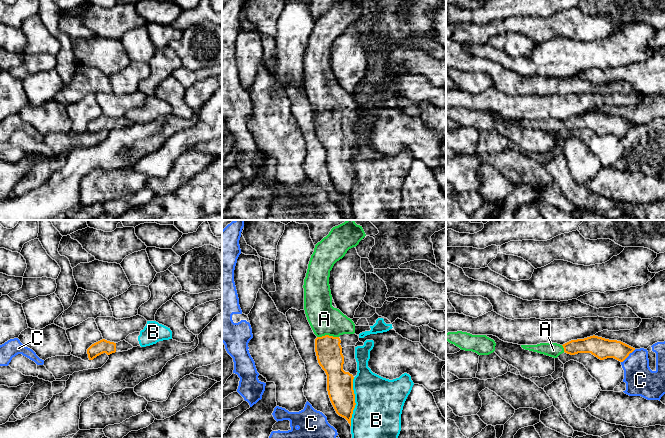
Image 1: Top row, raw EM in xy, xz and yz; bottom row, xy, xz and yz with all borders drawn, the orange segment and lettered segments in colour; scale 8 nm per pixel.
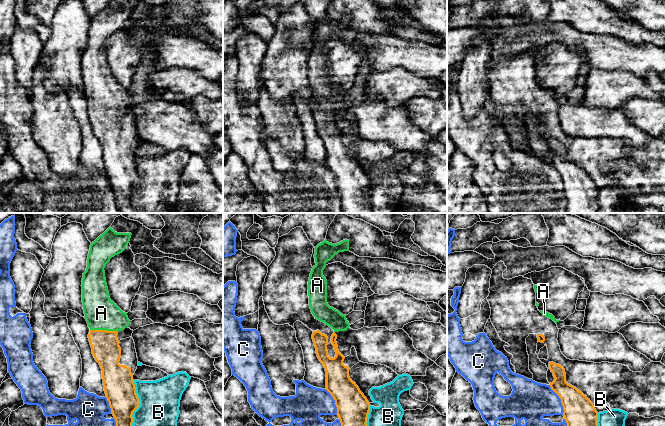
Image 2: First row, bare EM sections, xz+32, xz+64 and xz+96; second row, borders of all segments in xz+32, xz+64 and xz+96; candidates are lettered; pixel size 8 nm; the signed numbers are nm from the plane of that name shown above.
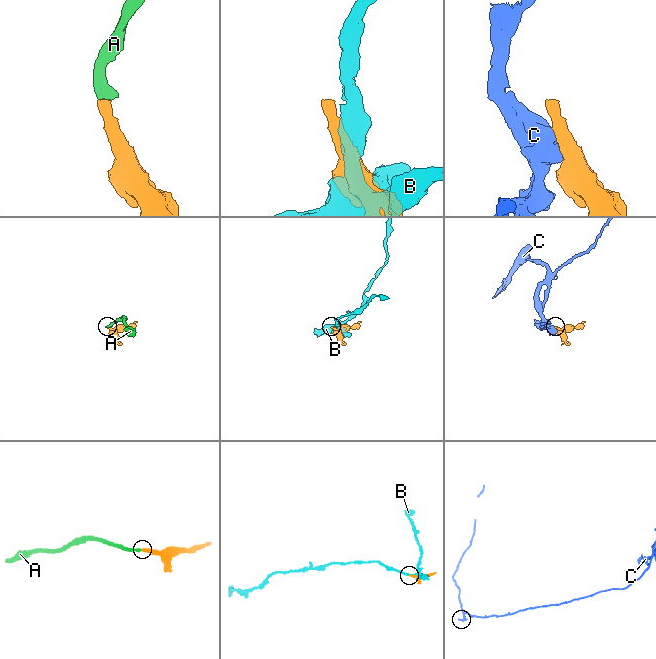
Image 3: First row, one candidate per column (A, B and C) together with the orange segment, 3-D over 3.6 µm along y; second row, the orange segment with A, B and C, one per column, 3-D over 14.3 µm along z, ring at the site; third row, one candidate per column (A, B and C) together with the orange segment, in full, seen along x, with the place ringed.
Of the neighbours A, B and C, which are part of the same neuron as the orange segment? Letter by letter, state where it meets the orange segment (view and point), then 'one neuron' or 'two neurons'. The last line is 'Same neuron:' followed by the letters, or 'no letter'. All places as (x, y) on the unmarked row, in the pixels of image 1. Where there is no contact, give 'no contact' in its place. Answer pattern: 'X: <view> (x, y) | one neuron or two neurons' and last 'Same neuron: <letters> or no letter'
A: xz (327, 111) | one neuron
B: xz (354, 177) | two neurons
C: yz (628, 131) | two neurons
Same neuron: A

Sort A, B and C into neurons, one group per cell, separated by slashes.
A / B / C

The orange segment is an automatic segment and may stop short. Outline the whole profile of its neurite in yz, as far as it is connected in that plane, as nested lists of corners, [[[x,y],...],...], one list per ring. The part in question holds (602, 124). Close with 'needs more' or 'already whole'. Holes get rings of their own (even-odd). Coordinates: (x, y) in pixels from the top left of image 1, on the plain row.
[[[598,112],[571,116],[563,121],[557,119],[540,119],[537,121],[521,121],[525,126],[557,134],[562,129],[575,131],[591,129],[600,136],[614,134],[623,138],[635,124],[617,116],[609,116]]]; needs more

